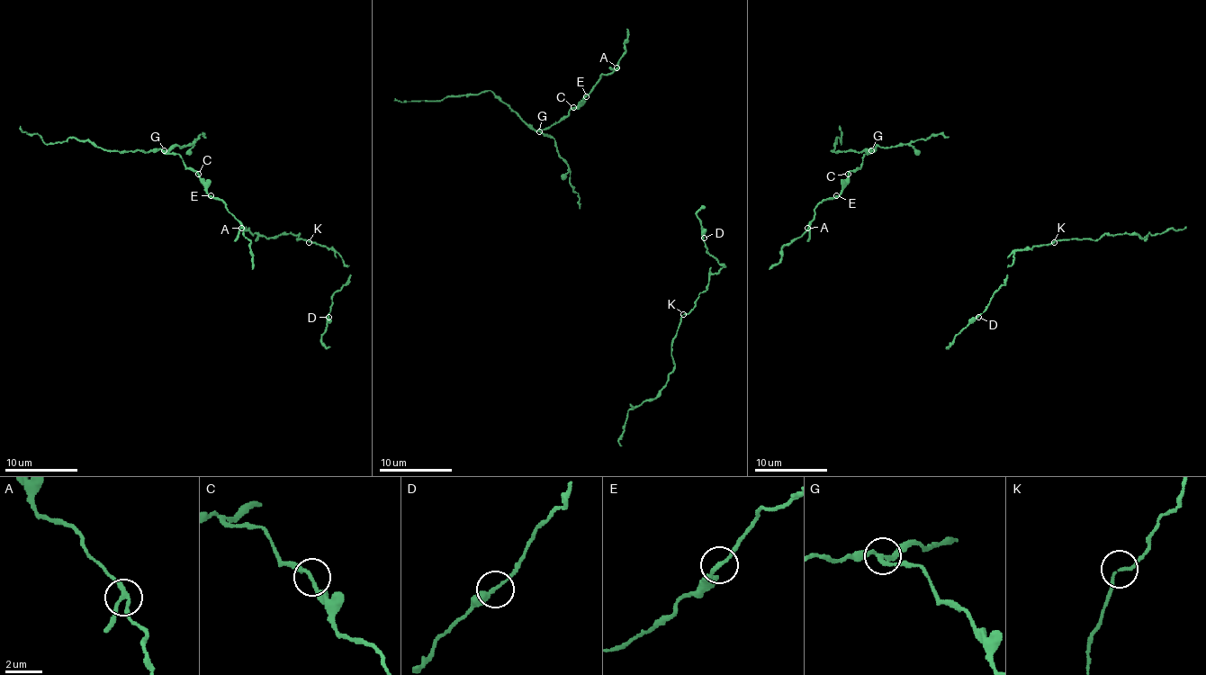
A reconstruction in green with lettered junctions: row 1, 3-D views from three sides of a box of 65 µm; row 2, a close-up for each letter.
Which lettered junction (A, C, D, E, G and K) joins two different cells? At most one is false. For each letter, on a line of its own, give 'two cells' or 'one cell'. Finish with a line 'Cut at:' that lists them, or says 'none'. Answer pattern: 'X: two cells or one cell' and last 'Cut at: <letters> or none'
A: one cell
C: one cell
D: one cell
E: one cell
G: two cells
K: one cell
Cut at: G

